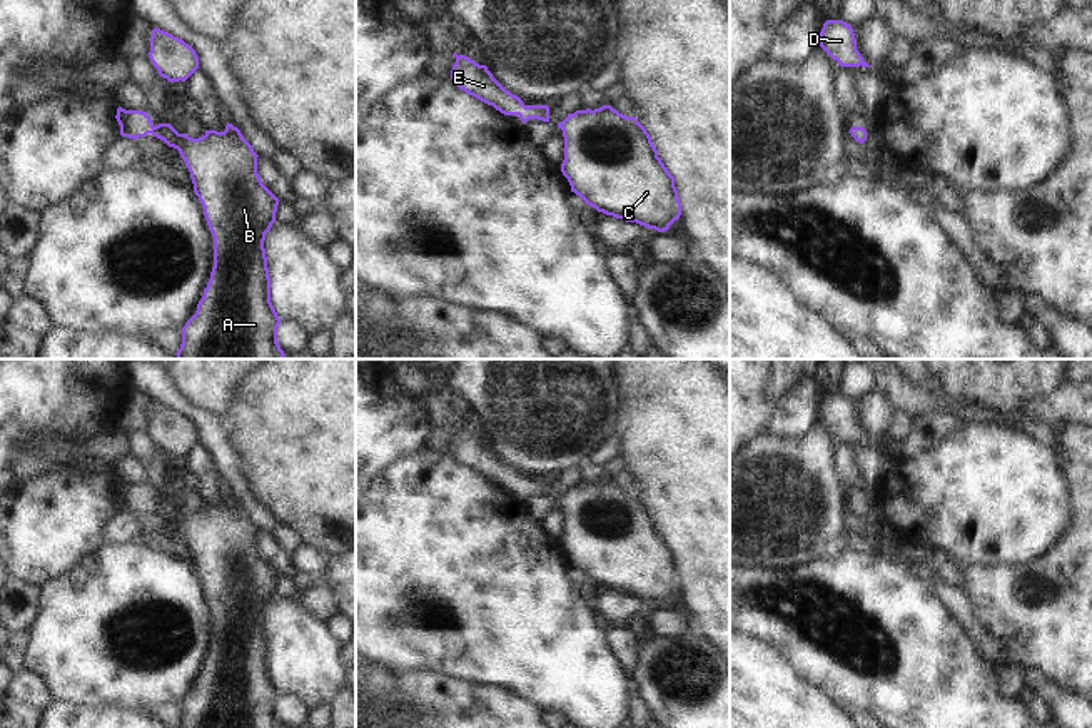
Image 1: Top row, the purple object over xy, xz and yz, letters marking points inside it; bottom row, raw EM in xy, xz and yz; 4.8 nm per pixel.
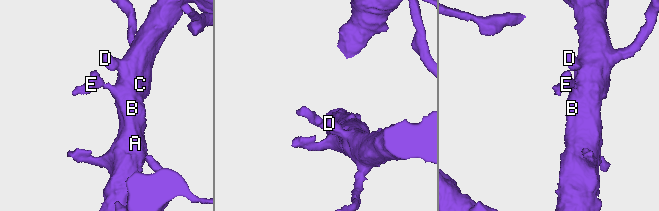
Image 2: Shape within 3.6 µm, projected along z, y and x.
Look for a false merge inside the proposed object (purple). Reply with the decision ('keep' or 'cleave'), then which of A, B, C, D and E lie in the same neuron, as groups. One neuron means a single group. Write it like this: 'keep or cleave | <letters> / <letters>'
keep | A B C D E

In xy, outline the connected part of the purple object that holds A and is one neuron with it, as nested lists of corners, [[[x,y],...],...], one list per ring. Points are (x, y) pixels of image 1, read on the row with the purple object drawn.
[[[117,109],[120,135],[154,137],[179,150],[194,192],[214,237],[214,267],[195,314],[182,327],[177,359],[284,359],[277,342],[281,319],[270,302],[270,277],[264,249],[265,234],[276,222],[279,199],[257,174],[257,154],[240,130],[227,122],[224,132],[205,130],[199,139],[179,134],[170,124],[155,125],[147,112]]]

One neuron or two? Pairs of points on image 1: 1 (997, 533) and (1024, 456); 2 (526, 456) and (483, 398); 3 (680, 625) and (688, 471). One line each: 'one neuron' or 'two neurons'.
1: one neuron
2: one neuron
3: two neurons

